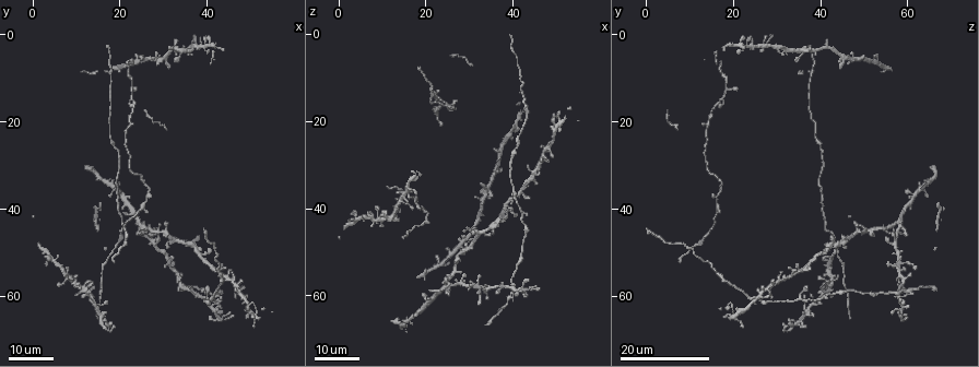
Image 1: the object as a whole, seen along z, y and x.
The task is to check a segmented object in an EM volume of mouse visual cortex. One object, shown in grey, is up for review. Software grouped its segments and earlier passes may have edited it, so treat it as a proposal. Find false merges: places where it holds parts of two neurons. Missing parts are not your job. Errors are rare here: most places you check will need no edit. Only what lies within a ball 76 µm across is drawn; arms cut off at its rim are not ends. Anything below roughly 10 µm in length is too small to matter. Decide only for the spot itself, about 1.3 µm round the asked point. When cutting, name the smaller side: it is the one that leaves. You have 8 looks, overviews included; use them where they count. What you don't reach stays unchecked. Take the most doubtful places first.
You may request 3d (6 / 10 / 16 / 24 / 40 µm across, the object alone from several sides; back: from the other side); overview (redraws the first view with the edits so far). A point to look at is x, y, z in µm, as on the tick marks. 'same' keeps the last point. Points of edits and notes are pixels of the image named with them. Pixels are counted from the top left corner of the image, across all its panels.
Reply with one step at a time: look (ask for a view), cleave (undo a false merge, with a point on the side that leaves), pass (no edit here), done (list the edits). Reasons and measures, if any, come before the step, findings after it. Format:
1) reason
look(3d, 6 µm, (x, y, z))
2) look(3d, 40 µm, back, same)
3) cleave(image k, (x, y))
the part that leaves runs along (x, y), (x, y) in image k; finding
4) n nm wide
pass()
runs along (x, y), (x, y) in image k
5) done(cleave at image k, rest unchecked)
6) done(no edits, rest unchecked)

look(3d, 24 µm, (25.0, 46.0, 56.5))

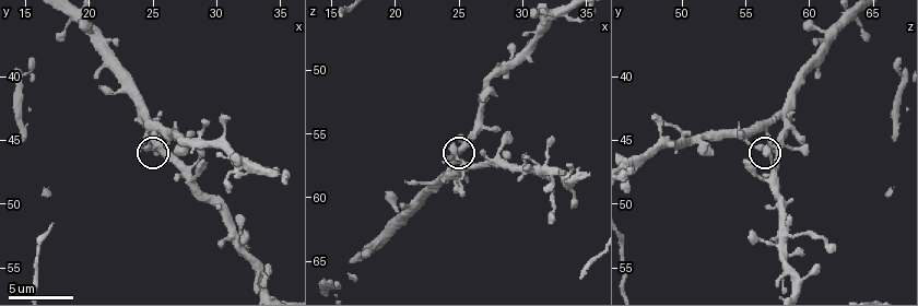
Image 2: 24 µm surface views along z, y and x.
closer look
look(3d, 6 µm, (24.8, 45.8, 56.6))

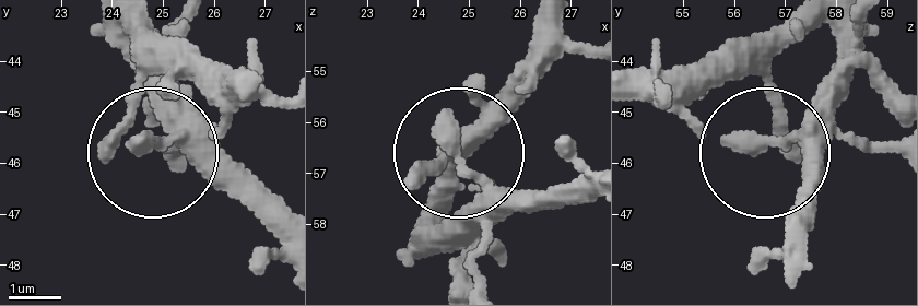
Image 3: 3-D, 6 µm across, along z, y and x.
from behind
look(3d, 6 µm, back, (24.75, 45.60, 56.60))

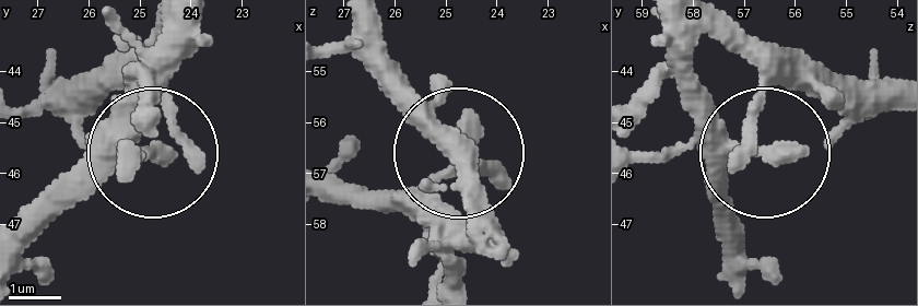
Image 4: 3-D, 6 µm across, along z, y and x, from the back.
pass()
continuous, no second neuron

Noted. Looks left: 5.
side arm on a straight run
look(3d, 24 µm, (22.0, 20.0, 14.5))

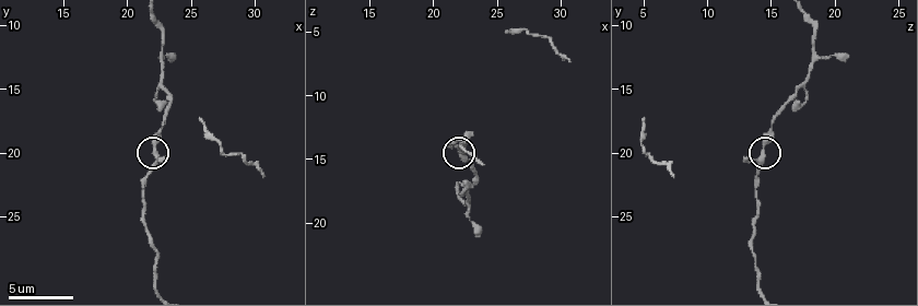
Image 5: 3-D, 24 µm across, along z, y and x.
look(3d, 10 µm, (22.0, 20.0, 14.2))

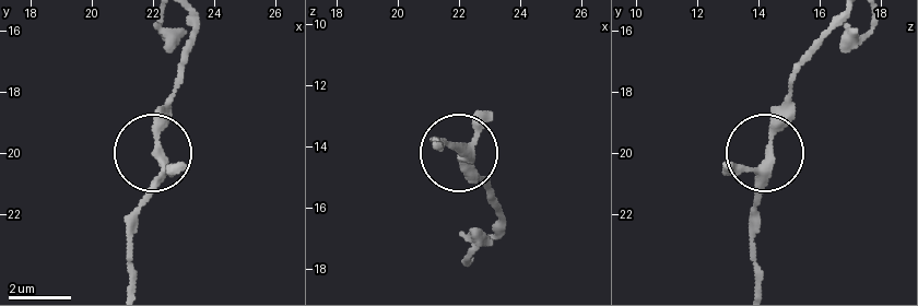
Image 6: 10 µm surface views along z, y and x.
250 nm wide
pass()
all the same neuron

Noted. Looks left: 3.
three-way junction
look(3d, 10 µm, (22.6, 14.6, 17.8))

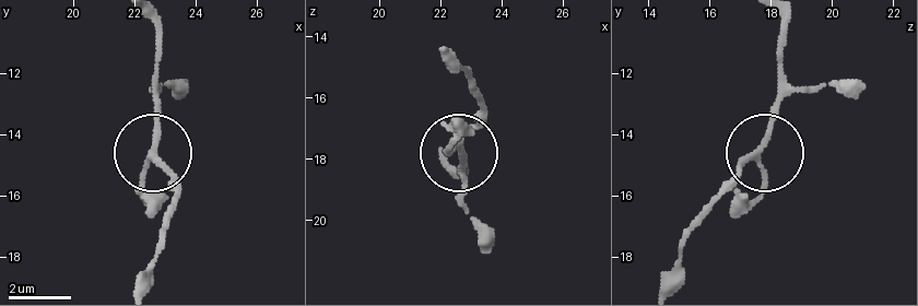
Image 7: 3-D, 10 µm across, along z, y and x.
look(3d, 6 µm, (22.6, 14.6, 17.7))

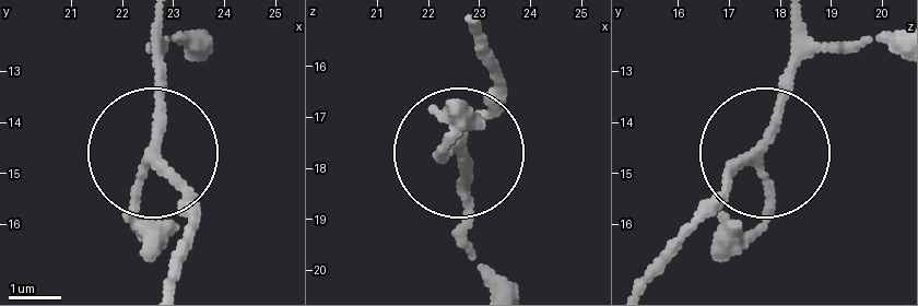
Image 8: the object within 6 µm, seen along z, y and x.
pass()
all the same neuron

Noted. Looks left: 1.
looks like a crossing
look(3d, 6 µm, (28.4, 45.2, 50.0))

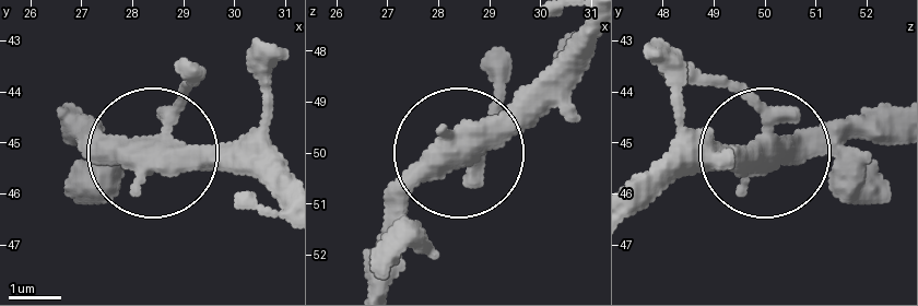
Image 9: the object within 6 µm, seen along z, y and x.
side arm 50 µm
pass()
all the same neuron

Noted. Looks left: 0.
done(no edits, rest unchecked)

